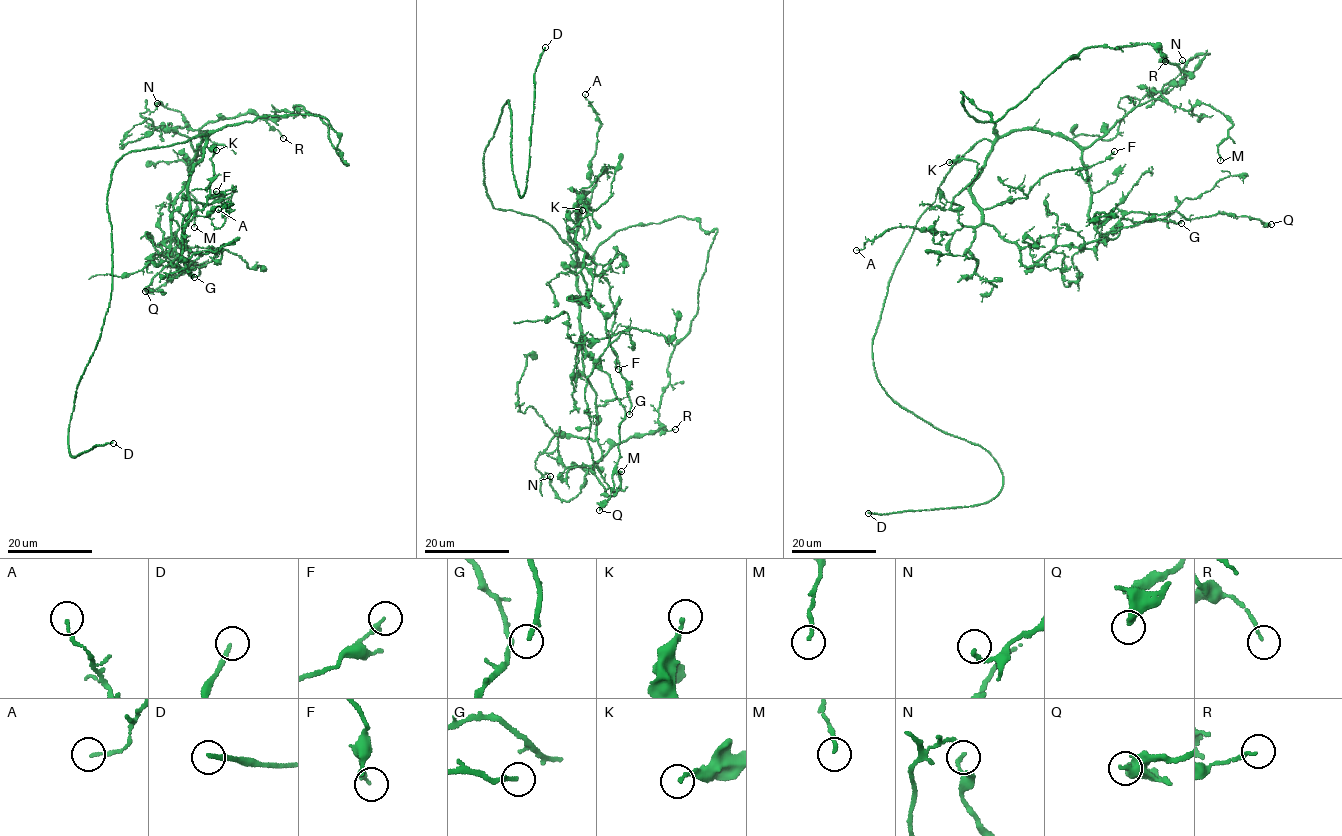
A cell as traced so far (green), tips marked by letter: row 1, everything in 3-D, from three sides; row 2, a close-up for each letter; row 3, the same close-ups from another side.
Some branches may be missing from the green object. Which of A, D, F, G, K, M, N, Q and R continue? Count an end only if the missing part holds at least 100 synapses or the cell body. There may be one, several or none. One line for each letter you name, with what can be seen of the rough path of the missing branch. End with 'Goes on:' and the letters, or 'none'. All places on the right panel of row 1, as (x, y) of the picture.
D: course (868, 513), (815, 521), (786, 534)
Goes on: D

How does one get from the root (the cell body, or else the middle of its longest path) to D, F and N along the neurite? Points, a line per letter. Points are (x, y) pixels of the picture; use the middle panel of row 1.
D: (499, 209), (484, 185), (483, 156), (510, 100), (513, 177), (522, 197), (527, 186), (535, 71), (545, 47)
F: (499, 209), (552, 225), (577, 259), (568, 227), (574, 234), (610, 287), (618, 369)
N: (499, 209), (552, 225), (577, 259), (596, 438), (557, 435), (545, 450), (587, 469), (575, 498), (550, 476)

